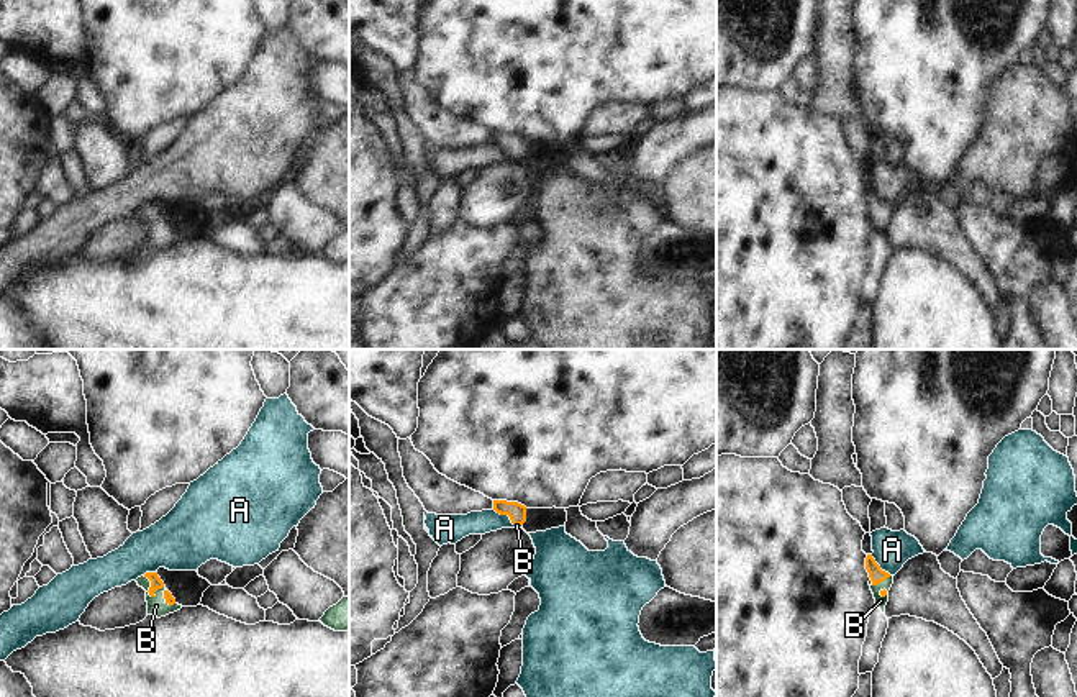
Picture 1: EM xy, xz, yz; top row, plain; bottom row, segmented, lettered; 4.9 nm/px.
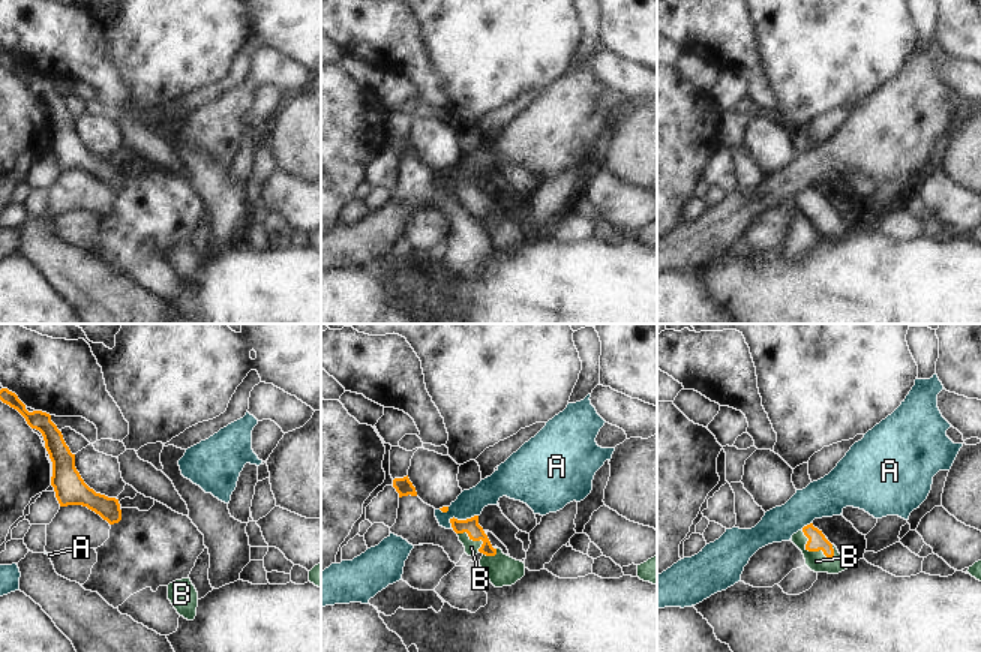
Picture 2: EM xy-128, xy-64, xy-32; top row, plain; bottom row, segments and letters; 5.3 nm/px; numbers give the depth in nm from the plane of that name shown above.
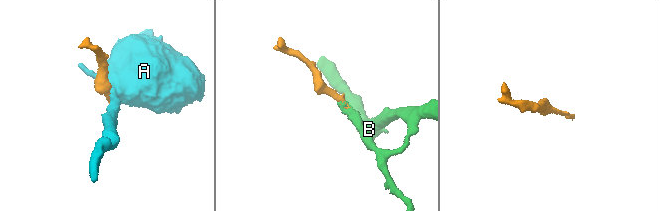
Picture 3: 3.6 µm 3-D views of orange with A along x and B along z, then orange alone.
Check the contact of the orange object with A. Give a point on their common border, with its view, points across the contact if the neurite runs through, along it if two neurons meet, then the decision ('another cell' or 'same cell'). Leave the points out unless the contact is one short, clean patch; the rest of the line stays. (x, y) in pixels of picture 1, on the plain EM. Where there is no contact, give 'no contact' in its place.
meets orange in xz at (505, 146); border along xz (494, 141), (507, 148), (515, 158); another cell

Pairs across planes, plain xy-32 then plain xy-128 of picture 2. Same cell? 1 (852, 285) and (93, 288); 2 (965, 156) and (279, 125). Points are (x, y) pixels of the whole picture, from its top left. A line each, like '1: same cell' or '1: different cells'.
1: different cells
2: same cell

